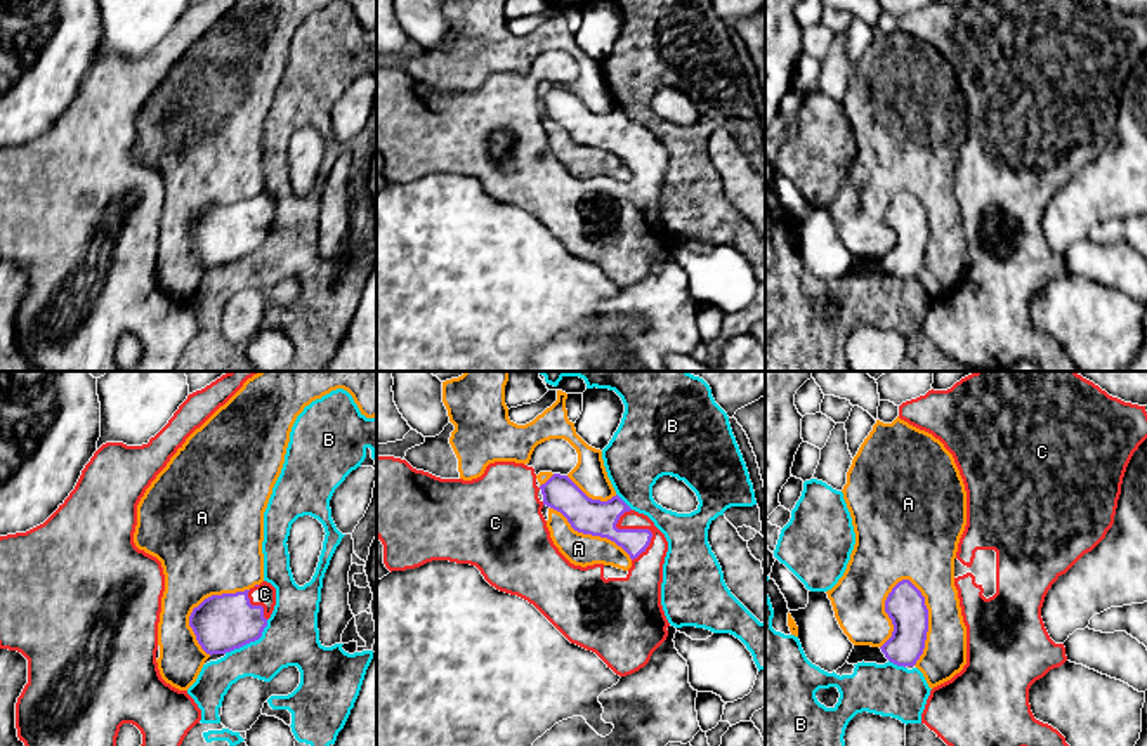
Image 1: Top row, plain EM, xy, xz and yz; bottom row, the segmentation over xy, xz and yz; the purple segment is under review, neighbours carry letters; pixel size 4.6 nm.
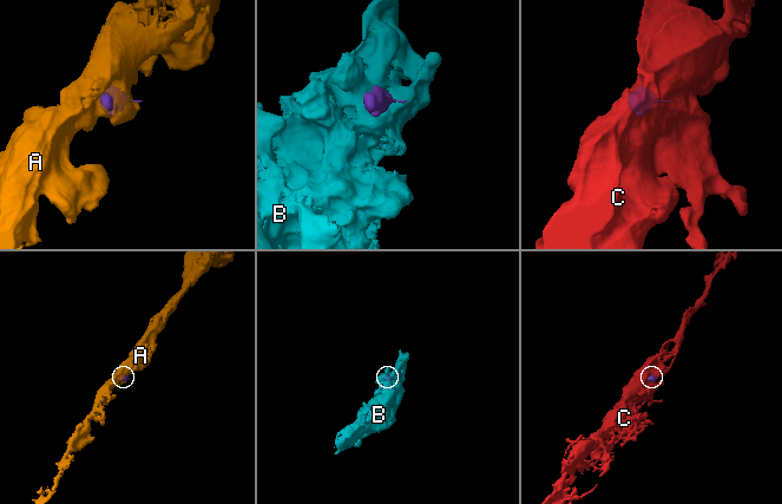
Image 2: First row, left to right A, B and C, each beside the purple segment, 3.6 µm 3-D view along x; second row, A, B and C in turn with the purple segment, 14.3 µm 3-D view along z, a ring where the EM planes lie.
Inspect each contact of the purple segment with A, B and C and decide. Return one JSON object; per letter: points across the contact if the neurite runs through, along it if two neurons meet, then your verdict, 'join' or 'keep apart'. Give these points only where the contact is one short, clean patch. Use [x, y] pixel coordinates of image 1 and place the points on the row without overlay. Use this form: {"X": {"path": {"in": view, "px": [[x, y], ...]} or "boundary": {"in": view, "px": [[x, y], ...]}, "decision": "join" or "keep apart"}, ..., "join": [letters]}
{"A": {"decision": "keep apart"}, "B": {"decision": "keep apart"}, "C": {"decision": "join"}, "join": ["C"]}

